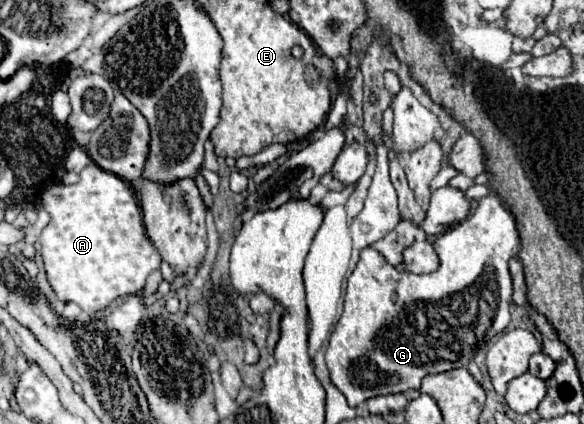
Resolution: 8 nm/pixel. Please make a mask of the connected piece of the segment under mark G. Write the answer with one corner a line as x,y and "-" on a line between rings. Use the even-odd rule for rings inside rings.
490,192
466,220
450,226
436,238
434,248
440,258
440,268
432,274
398,272
374,248
364,248
360,254
358,266
348,278
344,314
334,328
326,350
330,378
352,408
376,396
420,388
426,374
466,368
470,358
474,358
494,334
500,334
510,324
508,308
512,300
512,278
508,262
518,256
520,234
506,200
500,194

